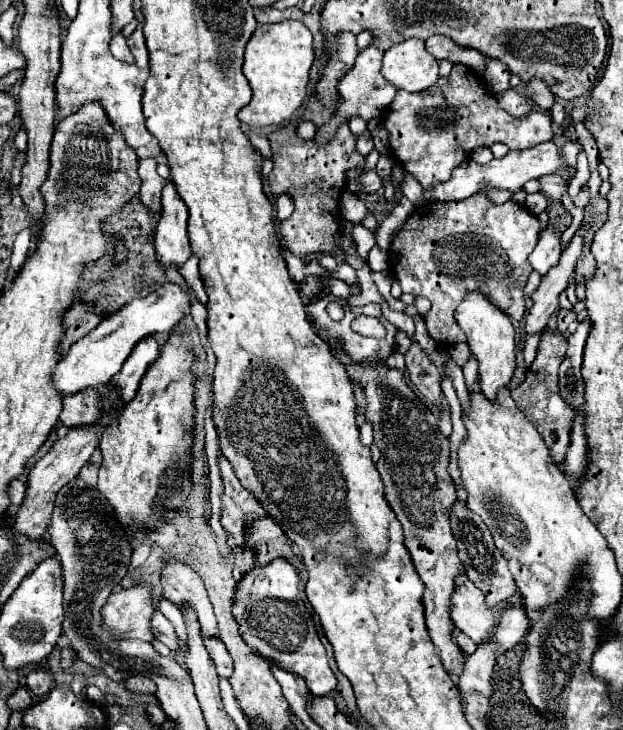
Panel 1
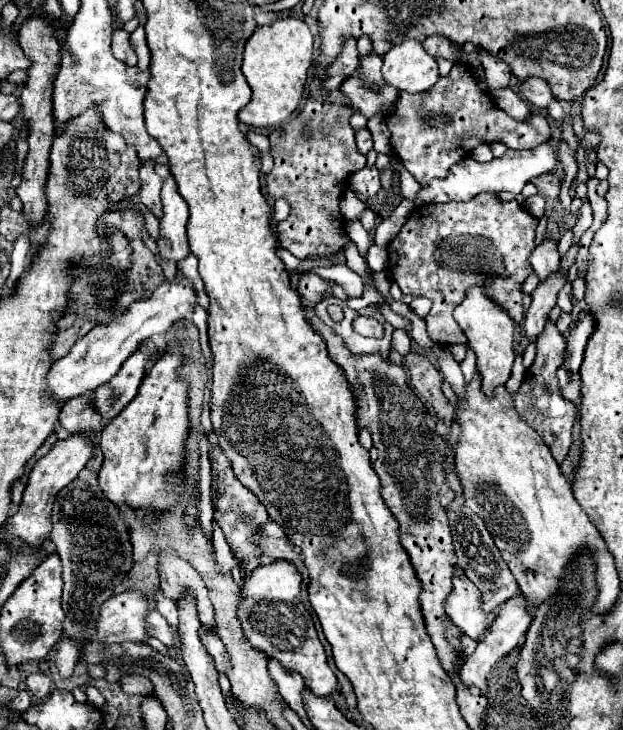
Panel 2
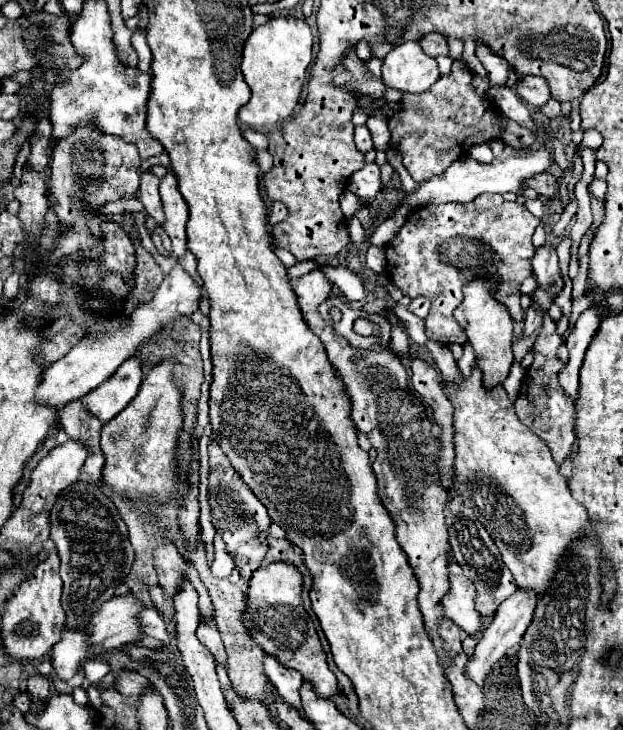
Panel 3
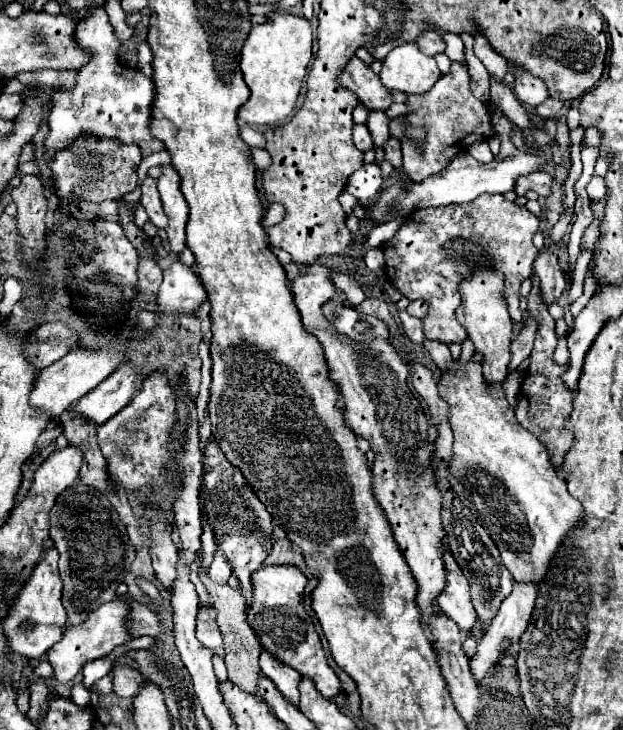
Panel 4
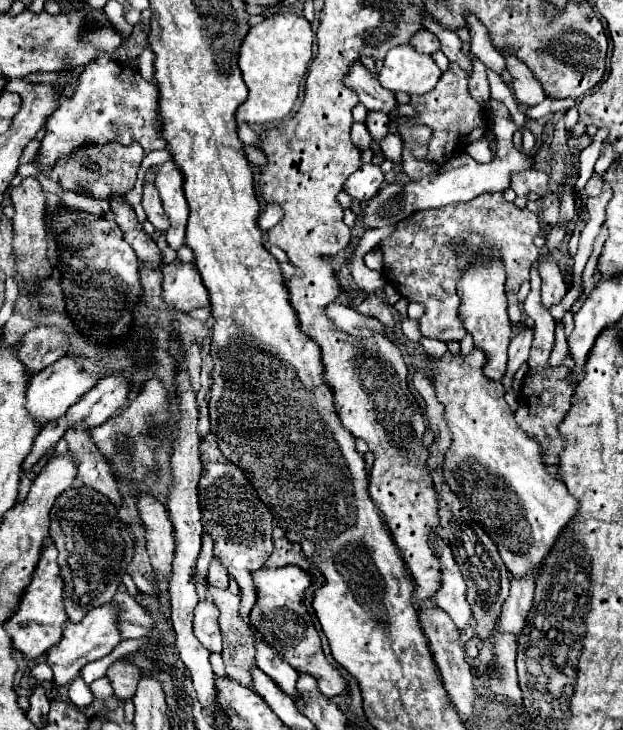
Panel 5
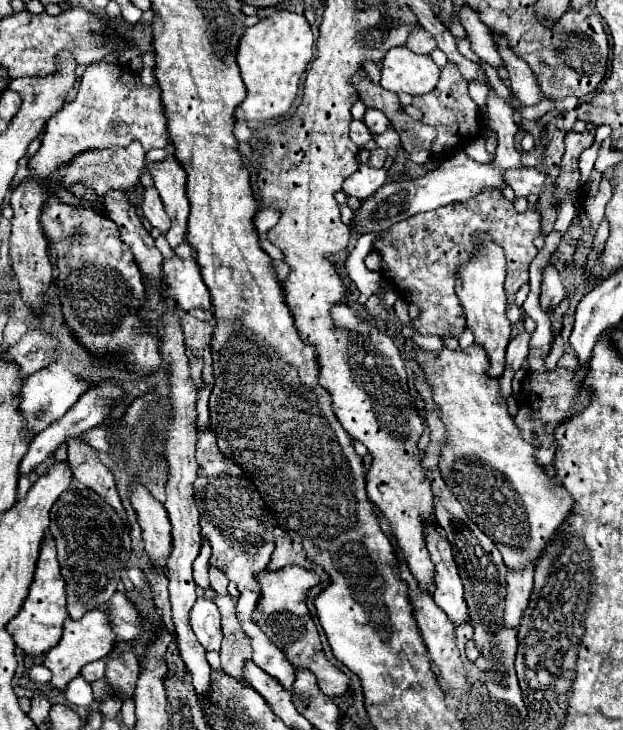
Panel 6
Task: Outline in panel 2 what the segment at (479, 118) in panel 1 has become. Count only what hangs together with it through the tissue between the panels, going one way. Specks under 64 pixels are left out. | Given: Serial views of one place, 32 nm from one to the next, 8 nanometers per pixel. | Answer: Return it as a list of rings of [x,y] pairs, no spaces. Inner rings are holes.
[[[456,62],[450,74],[440,78],[432,90],[424,94],[400,92],[392,114],[386,118],[386,126],[392,134],[390,146],[394,156],[422,186],[428,186],[434,178],[446,178],[448,170],[464,160],[474,146],[502,142],[512,150],[522,150],[552,138],[548,118],[530,114],[522,122],[514,120],[496,106],[494,98],[478,86],[474,72],[460,62]]]

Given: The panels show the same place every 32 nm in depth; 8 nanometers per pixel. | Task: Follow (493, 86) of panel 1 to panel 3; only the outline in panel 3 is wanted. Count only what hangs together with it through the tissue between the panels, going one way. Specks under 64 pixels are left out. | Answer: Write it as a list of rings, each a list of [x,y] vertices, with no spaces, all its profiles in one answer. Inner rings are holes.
[[[476,44],[476,58],[484,64],[486,72],[488,72],[488,78],[490,78],[490,86],[504,86],[506,80],[508,80],[508,72],[510,72],[510,66],[504,58],[492,54],[484,44]]]

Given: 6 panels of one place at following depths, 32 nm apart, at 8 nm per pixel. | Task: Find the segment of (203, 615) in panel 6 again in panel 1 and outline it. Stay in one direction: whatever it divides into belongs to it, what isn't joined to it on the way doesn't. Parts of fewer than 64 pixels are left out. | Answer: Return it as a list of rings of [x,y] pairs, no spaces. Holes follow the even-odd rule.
[[[206,638],[204,646],[206,646],[206,650],[208,650],[208,654],[210,654],[210,658],[216,666],[218,676],[220,678],[230,678],[232,676],[232,658],[230,658],[226,646],[216,638]]]

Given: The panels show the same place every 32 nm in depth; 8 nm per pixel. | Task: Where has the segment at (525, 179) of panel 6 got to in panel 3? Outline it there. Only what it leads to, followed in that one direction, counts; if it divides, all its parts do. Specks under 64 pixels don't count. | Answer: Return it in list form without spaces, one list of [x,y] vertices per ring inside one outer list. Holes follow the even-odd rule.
[[[544,172],[544,174],[536,174],[536,176],[528,178],[524,182],[524,188],[526,186],[532,186],[542,198],[550,200],[556,194],[556,190],[558,190],[558,178],[552,176],[552,174],[548,174],[548,172]]]

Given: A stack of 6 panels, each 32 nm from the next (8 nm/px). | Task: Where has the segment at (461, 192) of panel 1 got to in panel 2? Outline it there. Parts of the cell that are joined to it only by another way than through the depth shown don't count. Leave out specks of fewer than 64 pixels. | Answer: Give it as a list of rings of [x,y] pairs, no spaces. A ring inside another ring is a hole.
[[[544,142],[536,148],[530,150],[508,150],[502,158],[496,158],[488,164],[480,164],[476,160],[472,160],[470,156],[466,156],[462,162],[458,162],[456,166],[450,168],[448,178],[444,180],[432,180],[428,186],[424,186],[416,198],[416,204],[430,204],[430,202],[466,202],[470,198],[474,198],[480,192],[514,192],[520,194],[524,184],[536,176],[548,174],[548,172],[556,172],[560,168],[560,160],[558,160],[558,150],[550,144]]]

